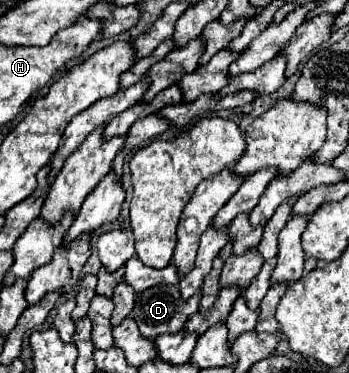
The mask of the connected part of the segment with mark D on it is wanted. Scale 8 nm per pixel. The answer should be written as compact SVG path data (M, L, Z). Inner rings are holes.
M160 285L138 293L130 317L146 339L156 339L162 333L178 333L198 307L200 291L184 301L178 285Z

